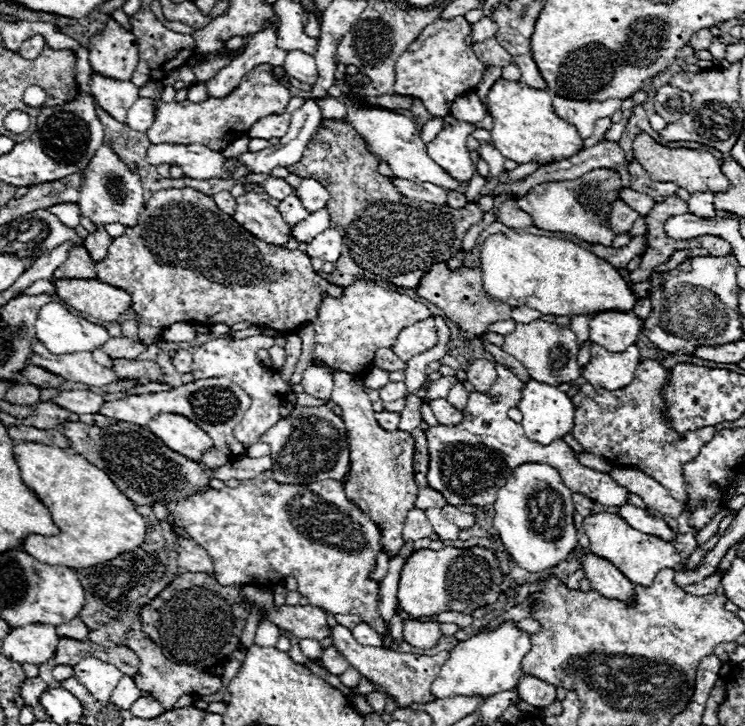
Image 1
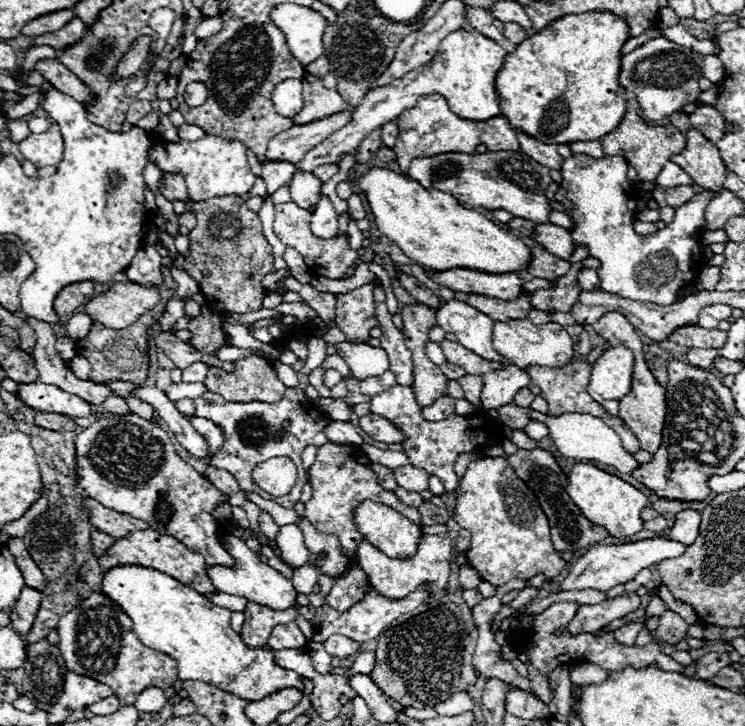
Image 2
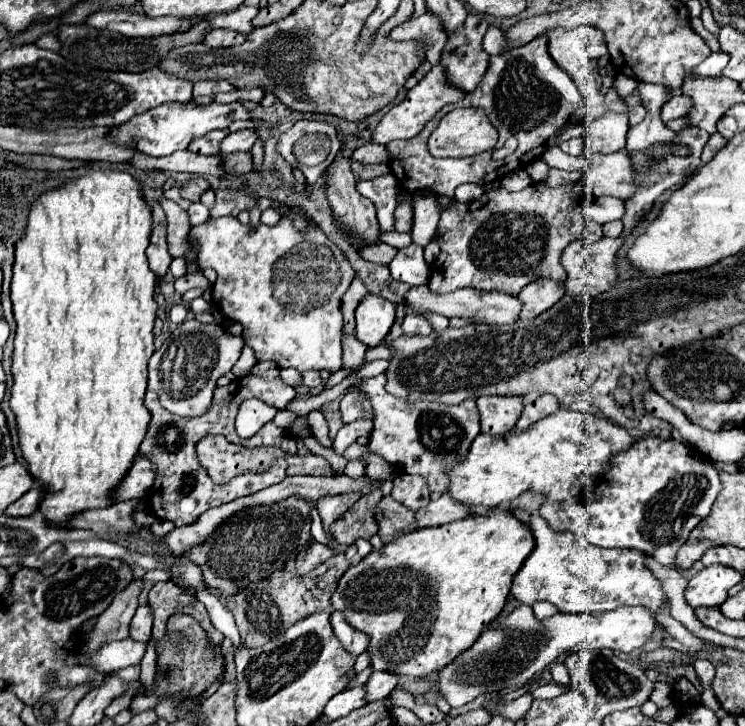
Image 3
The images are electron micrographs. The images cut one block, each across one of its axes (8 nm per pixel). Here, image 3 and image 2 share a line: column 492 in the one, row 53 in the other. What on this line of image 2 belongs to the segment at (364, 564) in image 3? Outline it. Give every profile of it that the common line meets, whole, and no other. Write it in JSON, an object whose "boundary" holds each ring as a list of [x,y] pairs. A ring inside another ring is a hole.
{"boundary":[[[586,12],[586,14],[570,14],[564,16],[556,22],[552,22],[550,26],[546,26],[542,32],[534,34],[532,38],[524,40],[522,44],[516,46],[514,54],[508,54],[504,60],[502,70],[496,76],[496,92],[498,92],[498,102],[500,102],[500,114],[504,118],[508,118],[510,126],[514,126],[516,130],[522,130],[528,136],[534,136],[536,140],[542,140],[546,144],[570,144],[570,142],[588,142],[588,140],[600,140],[602,136],[610,134],[624,118],[626,114],[626,90],[618,84],[618,72],[620,72],[620,48],[622,44],[628,40],[628,24],[624,20],[620,20],[618,16],[610,14],[610,12]]]}

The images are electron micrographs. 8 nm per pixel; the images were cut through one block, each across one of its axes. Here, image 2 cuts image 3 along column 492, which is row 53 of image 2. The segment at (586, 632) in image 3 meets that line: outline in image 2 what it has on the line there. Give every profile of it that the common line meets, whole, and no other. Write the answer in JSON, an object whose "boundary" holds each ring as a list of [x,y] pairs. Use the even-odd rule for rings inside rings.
{"boundary":[[[654,38],[646,44],[638,46],[630,54],[620,58],[620,74],[618,82],[622,88],[636,94],[636,100],[648,120],[660,120],[678,112],[684,104],[696,102],[700,96],[698,80],[702,78],[700,66],[692,60],[692,50],[668,42],[666,38]]]}

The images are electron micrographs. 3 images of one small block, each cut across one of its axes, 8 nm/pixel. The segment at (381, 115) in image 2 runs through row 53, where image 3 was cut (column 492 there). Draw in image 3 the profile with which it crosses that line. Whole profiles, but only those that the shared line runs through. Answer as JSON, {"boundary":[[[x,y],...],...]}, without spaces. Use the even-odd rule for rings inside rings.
{"boundary":[[[560,408],[556,414],[542,418],[528,430],[514,430],[502,438],[480,434],[466,454],[464,462],[450,470],[448,494],[462,504],[470,506],[500,506],[512,502],[524,492],[546,496],[540,515],[548,520],[555,532],[561,531],[561,520],[557,513],[560,486],[566,480],[588,474],[606,474],[610,470],[610,458],[628,450],[636,440],[628,430],[610,418],[590,416]]]}

